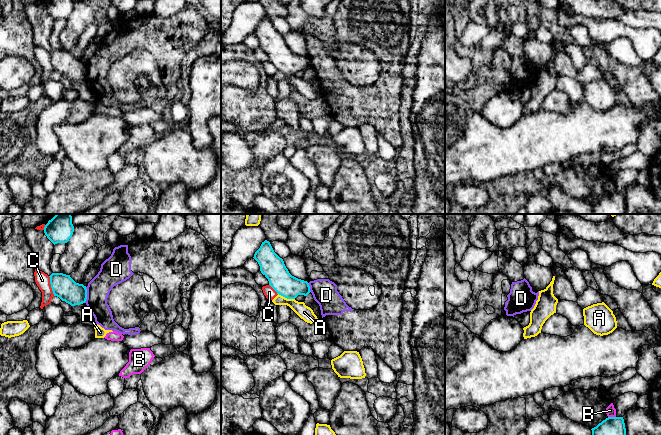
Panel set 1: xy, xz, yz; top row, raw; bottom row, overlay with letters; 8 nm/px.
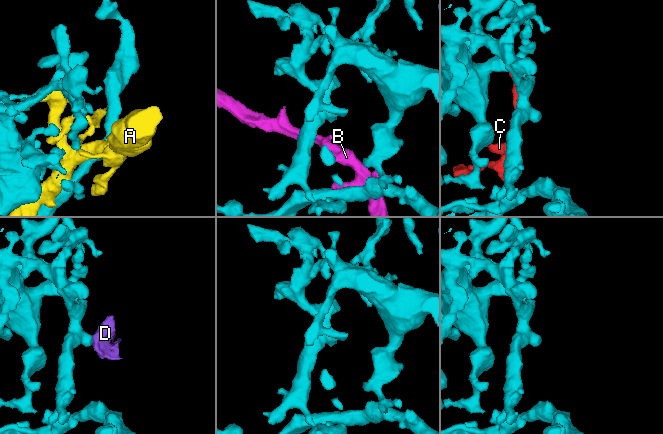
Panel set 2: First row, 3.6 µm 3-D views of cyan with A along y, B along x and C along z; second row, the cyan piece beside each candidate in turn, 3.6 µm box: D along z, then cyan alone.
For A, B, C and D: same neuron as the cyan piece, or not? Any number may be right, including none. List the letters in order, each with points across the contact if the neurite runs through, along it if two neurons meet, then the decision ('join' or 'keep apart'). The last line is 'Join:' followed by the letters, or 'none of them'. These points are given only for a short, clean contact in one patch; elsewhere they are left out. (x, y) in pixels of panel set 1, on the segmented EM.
A: keep apart
B: keep apart
C: keep apart
D: along xy (86, 287), (86, 300), (84, 302) | keep apart
Join: none of them

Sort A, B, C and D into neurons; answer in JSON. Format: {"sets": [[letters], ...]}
{"sets": [["A"], ["B"], ["C"], ["D"]]}

